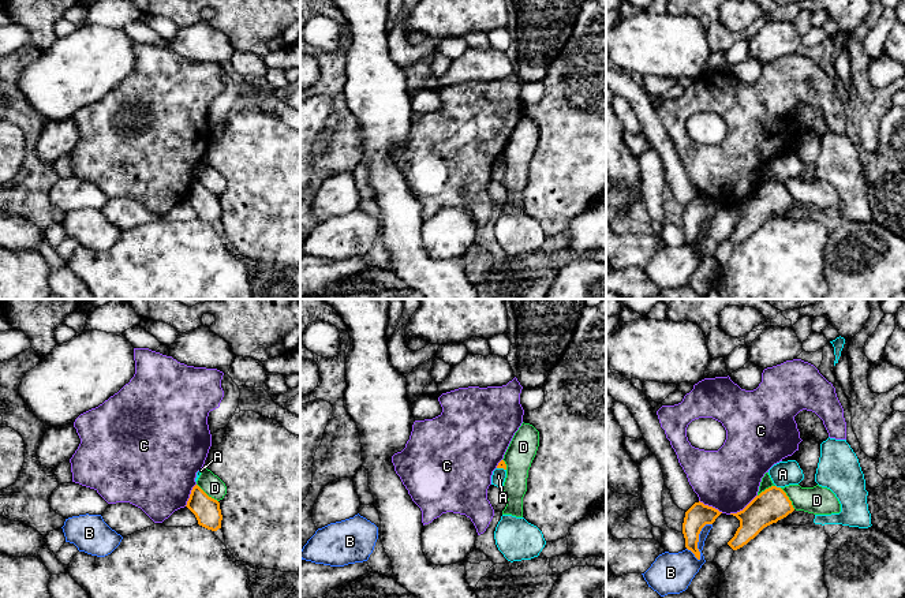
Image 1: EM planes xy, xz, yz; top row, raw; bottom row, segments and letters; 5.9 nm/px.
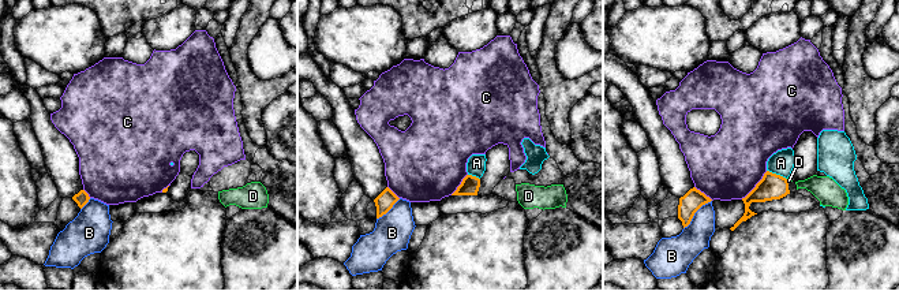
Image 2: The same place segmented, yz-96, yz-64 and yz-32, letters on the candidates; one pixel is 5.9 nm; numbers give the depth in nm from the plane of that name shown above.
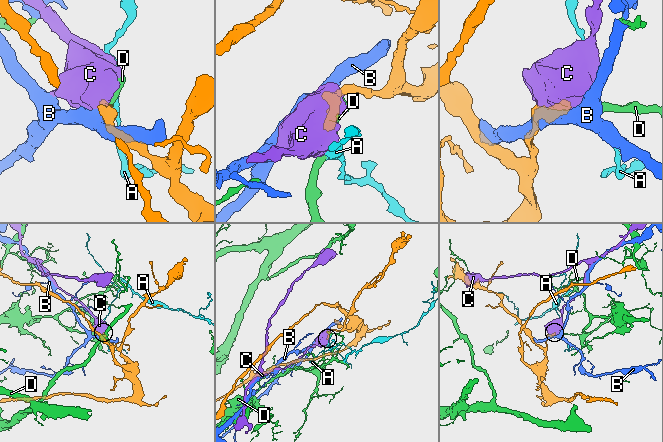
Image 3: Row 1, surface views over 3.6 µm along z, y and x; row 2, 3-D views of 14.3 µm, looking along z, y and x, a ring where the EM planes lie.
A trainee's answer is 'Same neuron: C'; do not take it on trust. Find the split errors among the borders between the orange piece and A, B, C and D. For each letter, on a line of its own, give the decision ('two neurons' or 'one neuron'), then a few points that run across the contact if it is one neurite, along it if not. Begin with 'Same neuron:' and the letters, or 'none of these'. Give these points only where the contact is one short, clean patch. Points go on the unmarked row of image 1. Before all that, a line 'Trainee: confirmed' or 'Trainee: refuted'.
Trainee: refuted
Same neuron: none of these
A: two neurons; line yz (776, 179), (780, 182)
B: two neurons; line yz (711, 217), (707, 217), (699, 228), (698, 254)
C: two neurons
D: two neurons

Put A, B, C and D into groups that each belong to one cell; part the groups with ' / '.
A / B / C / D

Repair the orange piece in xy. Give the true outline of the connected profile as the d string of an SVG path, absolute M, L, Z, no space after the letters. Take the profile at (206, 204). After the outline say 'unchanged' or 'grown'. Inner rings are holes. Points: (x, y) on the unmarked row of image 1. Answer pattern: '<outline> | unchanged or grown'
M198 179L192 182L186 201L195 209L199 220L212 225L221 223L220 197L209 191Z | unchanged

